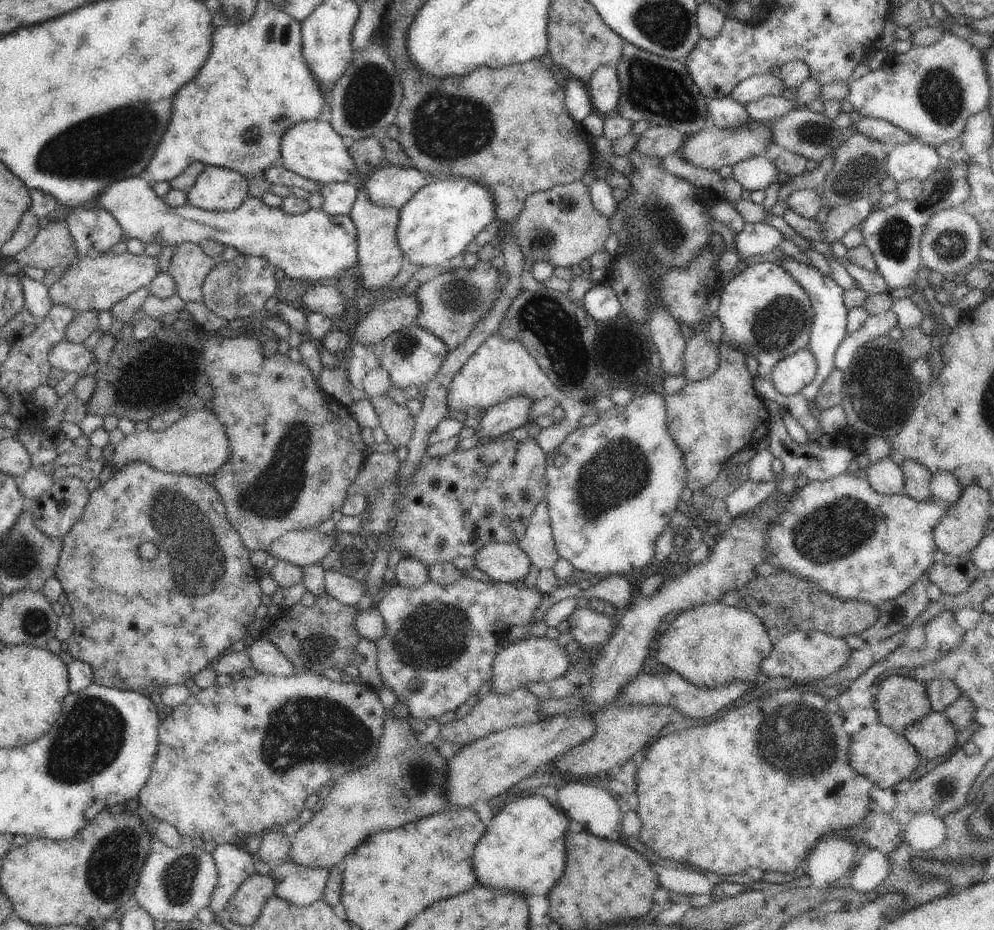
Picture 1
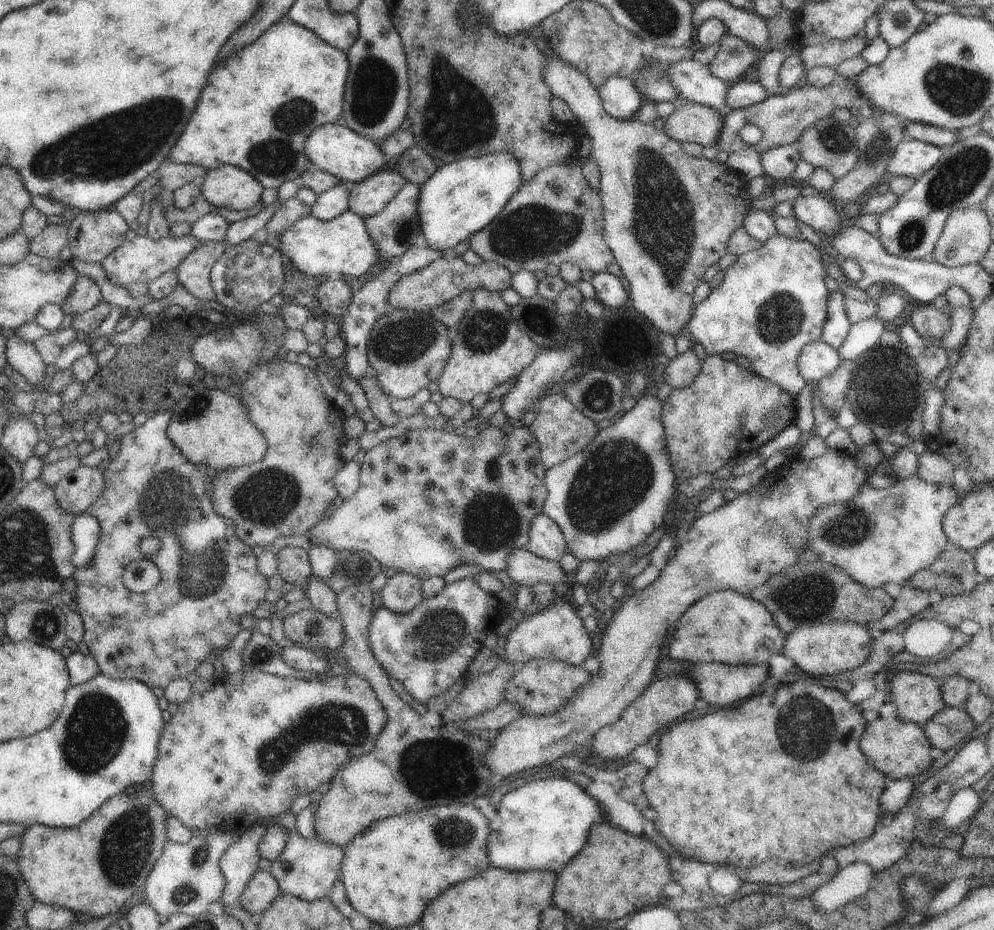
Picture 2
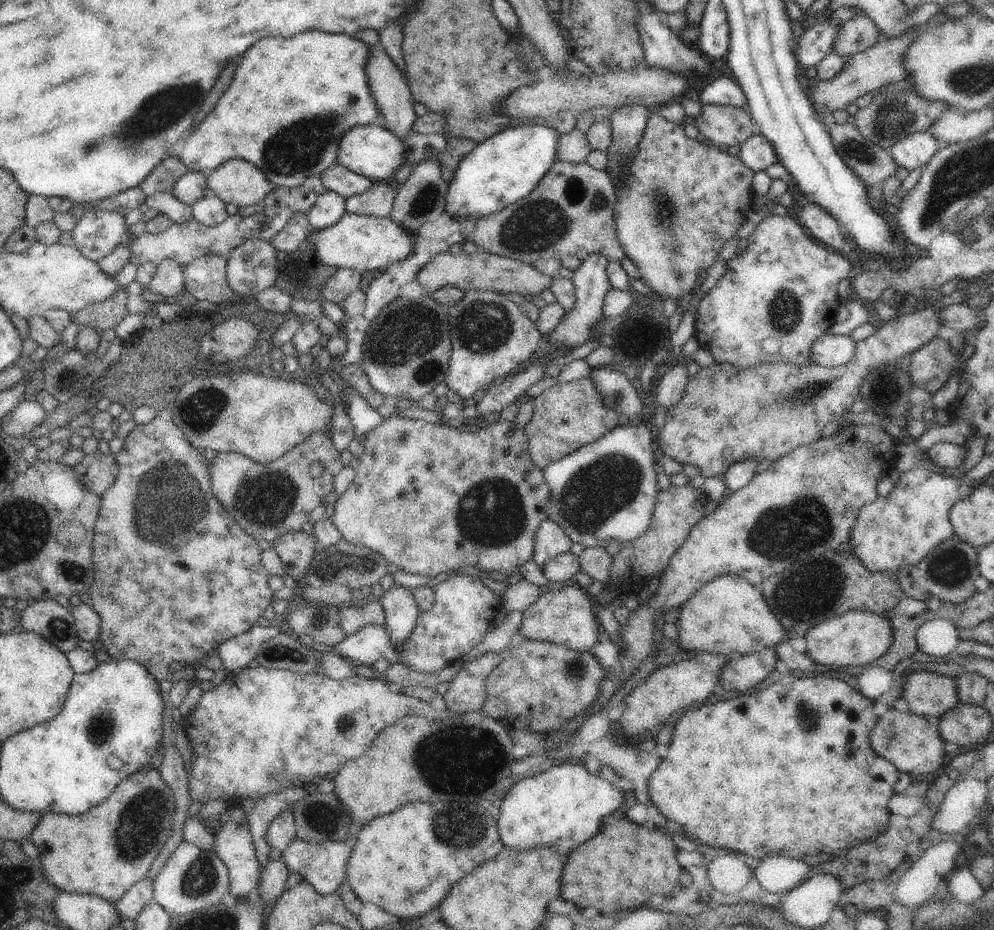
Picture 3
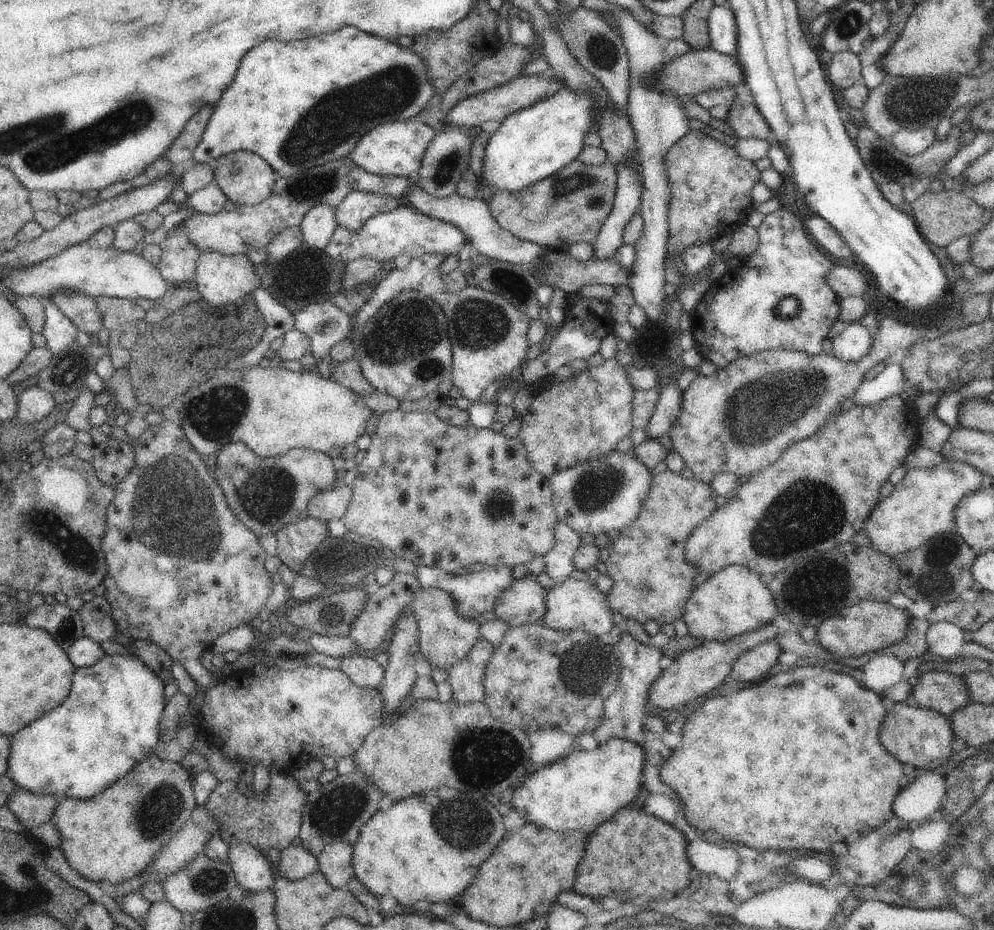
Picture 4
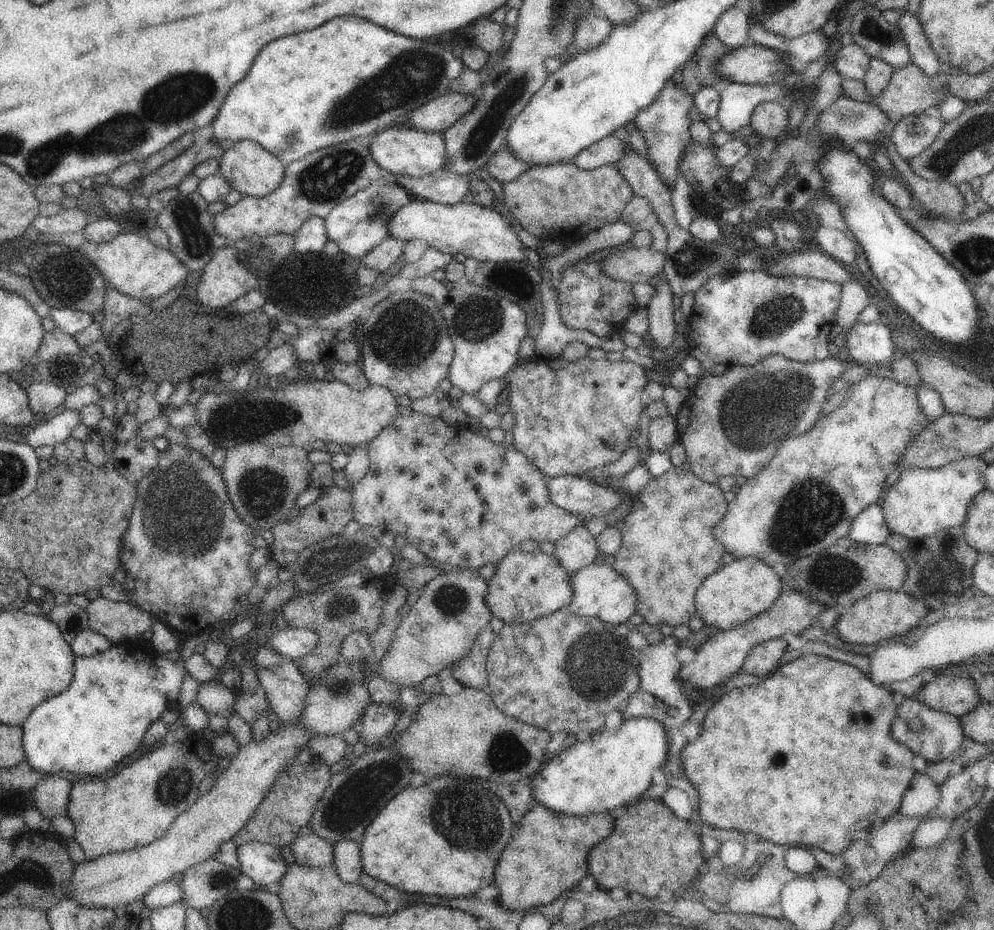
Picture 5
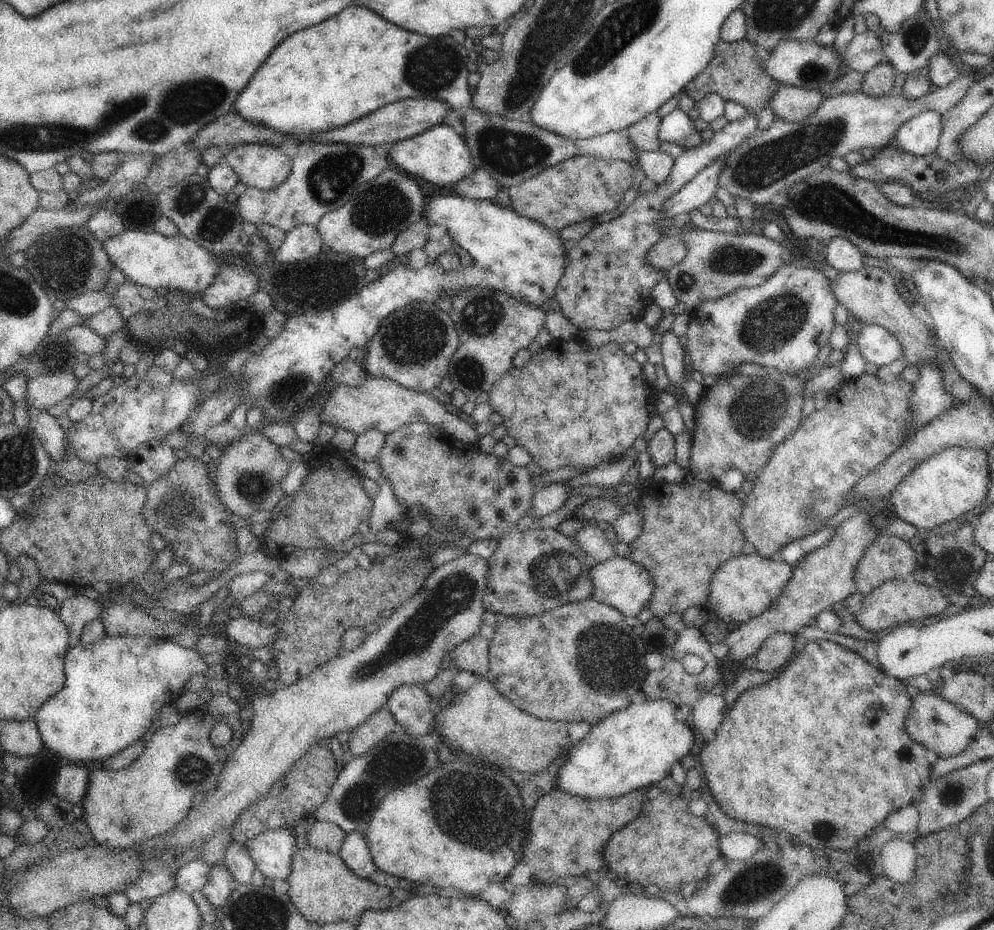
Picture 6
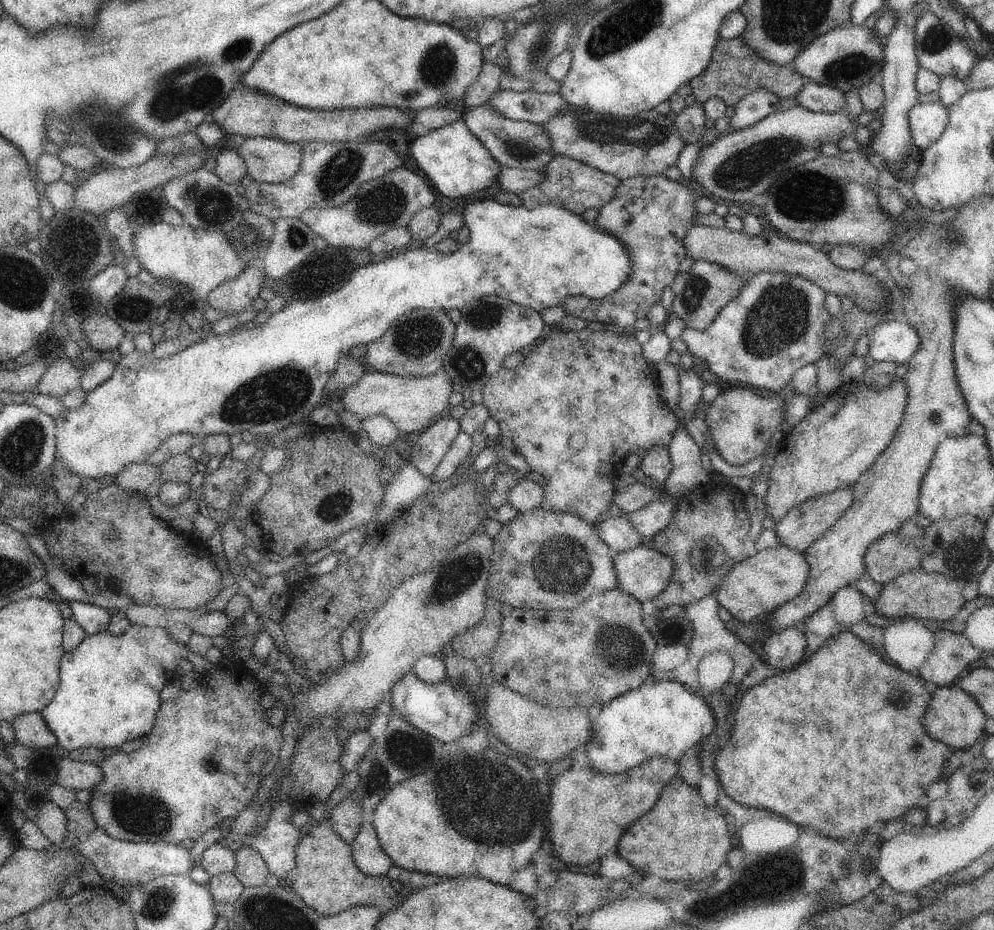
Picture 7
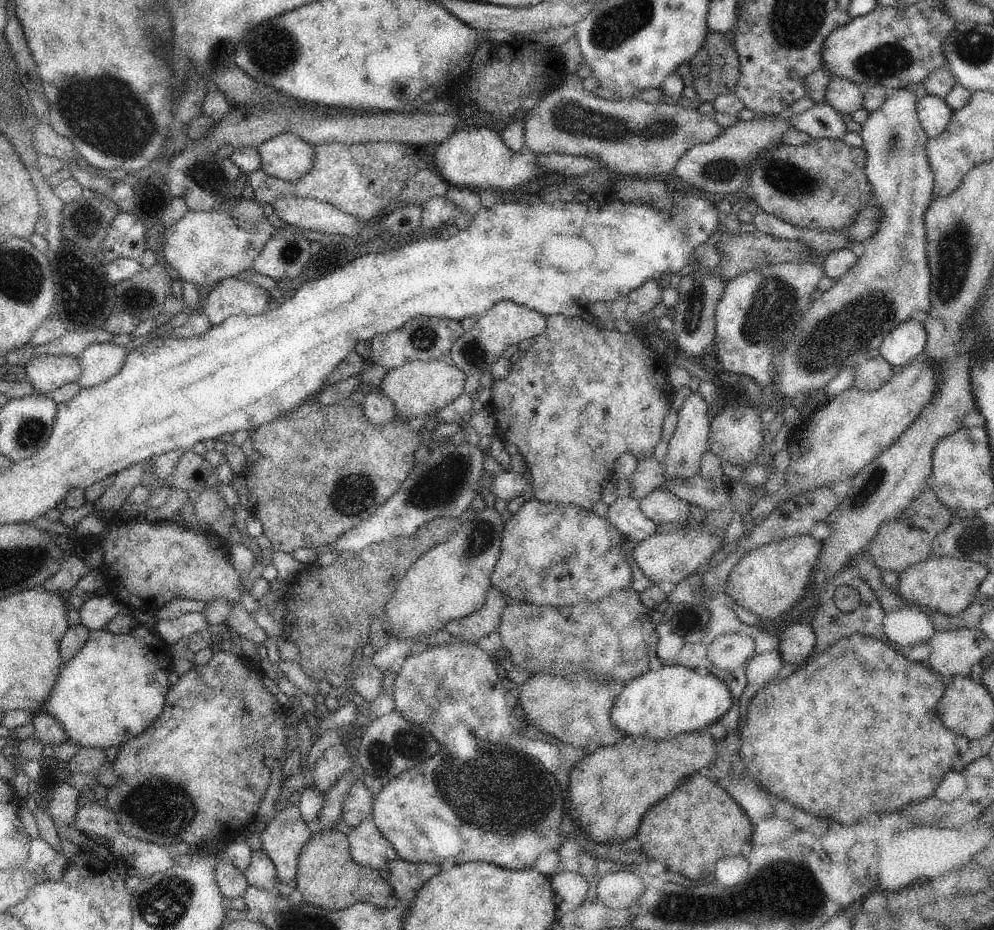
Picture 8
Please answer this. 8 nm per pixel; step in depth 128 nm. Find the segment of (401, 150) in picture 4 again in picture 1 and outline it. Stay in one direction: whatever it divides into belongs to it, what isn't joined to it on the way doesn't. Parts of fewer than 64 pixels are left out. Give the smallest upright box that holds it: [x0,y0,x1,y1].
[278,117,358,185]

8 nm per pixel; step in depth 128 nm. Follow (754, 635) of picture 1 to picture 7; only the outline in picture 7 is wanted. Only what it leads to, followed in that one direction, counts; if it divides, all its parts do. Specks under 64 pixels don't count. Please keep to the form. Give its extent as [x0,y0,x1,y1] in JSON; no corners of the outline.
[716,546,810,622]

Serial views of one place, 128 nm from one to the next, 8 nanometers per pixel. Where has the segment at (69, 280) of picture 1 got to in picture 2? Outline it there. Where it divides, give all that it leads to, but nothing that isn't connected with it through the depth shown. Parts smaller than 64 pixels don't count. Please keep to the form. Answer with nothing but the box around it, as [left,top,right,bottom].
[100,233,202,288]

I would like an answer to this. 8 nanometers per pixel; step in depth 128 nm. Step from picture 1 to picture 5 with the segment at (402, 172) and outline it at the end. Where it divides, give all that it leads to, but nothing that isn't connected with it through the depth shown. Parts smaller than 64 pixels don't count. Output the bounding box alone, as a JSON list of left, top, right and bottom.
[325,173,412,259]

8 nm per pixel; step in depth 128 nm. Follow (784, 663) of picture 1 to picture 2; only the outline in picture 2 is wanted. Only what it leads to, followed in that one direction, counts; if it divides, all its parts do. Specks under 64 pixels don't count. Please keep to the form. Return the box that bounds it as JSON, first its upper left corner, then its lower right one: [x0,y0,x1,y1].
[780,621,872,679]

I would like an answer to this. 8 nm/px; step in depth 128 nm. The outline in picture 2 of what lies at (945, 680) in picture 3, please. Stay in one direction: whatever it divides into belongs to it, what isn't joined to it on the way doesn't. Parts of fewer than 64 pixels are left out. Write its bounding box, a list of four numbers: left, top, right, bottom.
[890,671,947,724]

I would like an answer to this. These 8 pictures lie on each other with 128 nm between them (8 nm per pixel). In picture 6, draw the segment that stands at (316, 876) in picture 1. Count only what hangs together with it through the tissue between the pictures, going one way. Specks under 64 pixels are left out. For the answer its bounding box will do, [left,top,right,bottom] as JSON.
[338,832,377,879]

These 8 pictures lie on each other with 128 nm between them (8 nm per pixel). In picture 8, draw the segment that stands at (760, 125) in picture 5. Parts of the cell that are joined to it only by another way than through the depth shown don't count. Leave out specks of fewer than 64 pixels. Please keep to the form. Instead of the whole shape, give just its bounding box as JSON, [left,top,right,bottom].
[824,77,864,115]

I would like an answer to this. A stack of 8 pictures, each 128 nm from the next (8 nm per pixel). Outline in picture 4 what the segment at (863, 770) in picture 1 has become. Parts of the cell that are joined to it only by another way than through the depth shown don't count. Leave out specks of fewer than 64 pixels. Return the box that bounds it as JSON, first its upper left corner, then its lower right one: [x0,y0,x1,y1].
[879,701,955,772]

